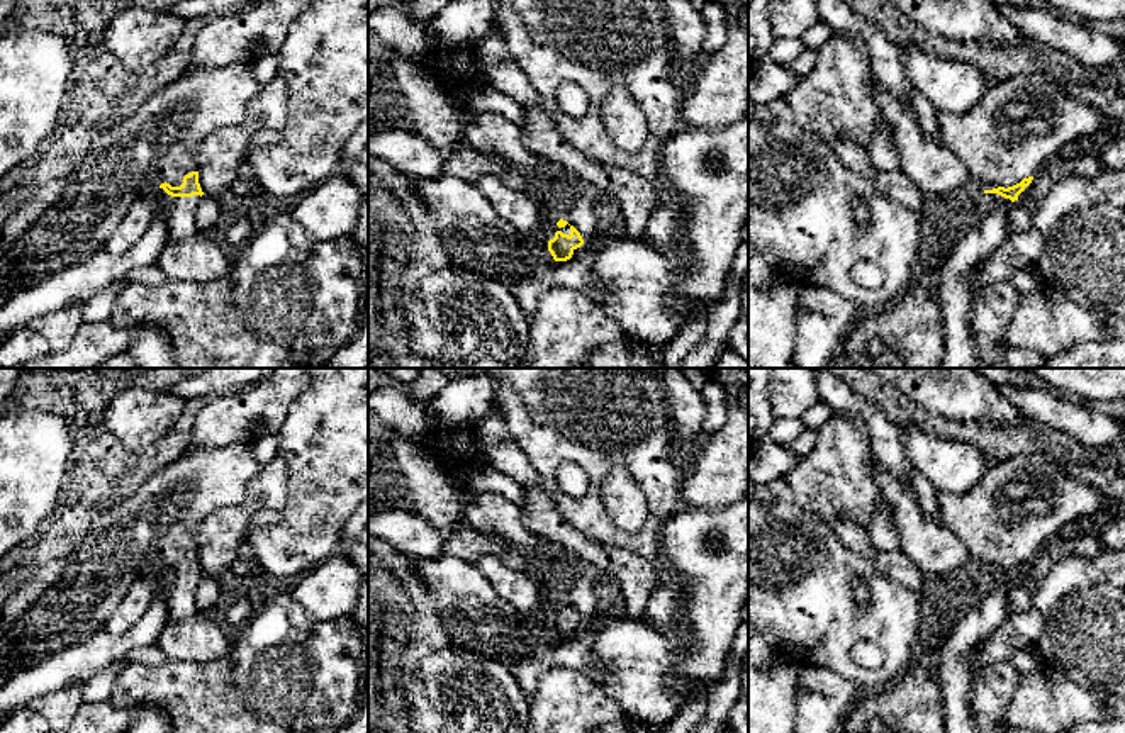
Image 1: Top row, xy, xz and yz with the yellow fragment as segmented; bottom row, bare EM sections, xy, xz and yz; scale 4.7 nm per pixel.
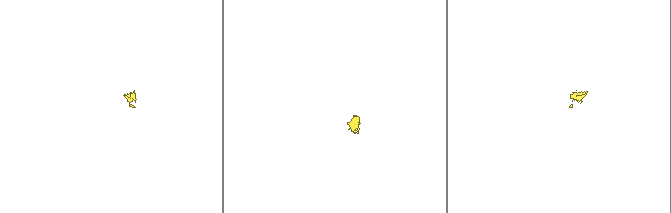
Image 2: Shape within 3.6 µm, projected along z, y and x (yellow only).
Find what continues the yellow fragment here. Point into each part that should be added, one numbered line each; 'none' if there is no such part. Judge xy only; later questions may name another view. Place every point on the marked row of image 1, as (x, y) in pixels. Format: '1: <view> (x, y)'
1: xy (160, 139)
2: xy (180, 211)

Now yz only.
1: yz (1020, 124)
2: yz (978, 240)

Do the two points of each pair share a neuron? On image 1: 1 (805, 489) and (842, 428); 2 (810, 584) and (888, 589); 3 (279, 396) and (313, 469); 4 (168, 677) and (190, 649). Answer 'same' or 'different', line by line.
1: same
2: same
3: different
4: different

